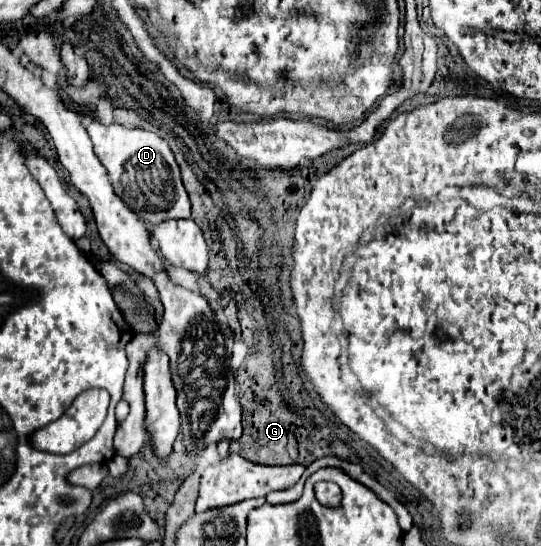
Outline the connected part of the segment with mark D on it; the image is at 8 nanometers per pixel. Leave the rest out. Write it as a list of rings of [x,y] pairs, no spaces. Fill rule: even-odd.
[[[92,119],[88,125],[88,135],[94,143],[94,153],[100,163],[106,167],[114,193],[124,201],[124,205],[136,213],[144,223],[158,225],[170,219],[188,219],[190,199],[182,185],[180,167],[174,159],[168,143],[156,133],[124,127],[118,123],[104,125],[98,119]]]

